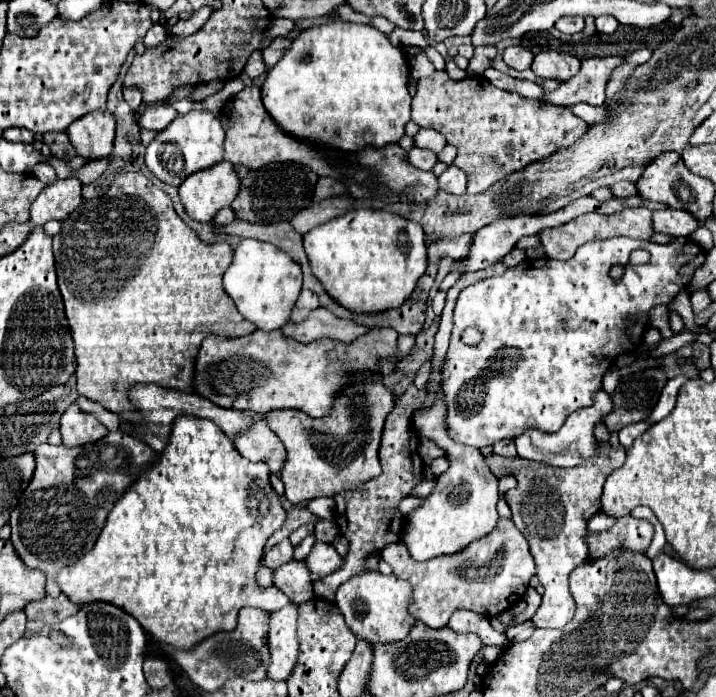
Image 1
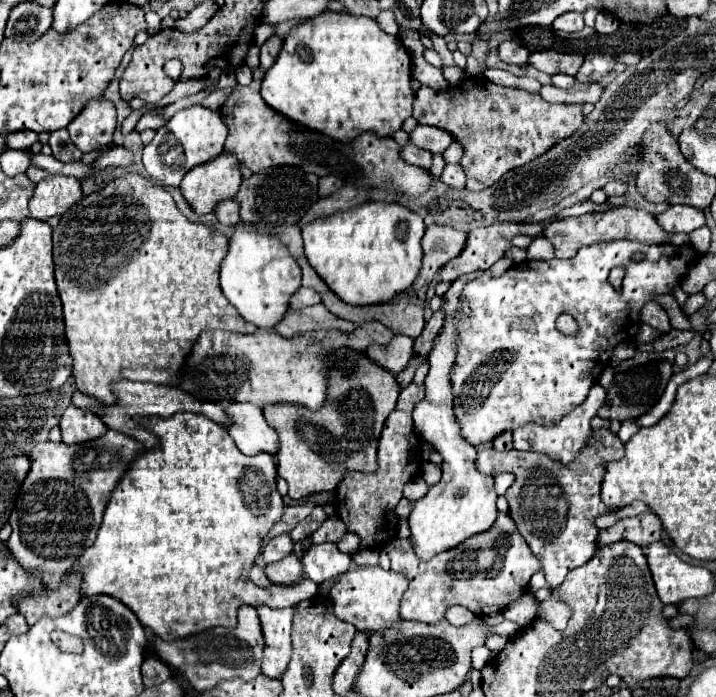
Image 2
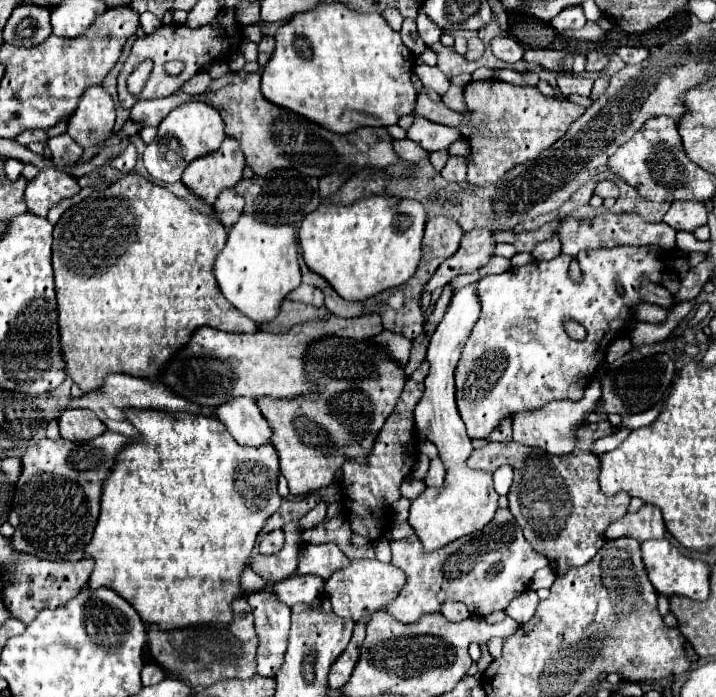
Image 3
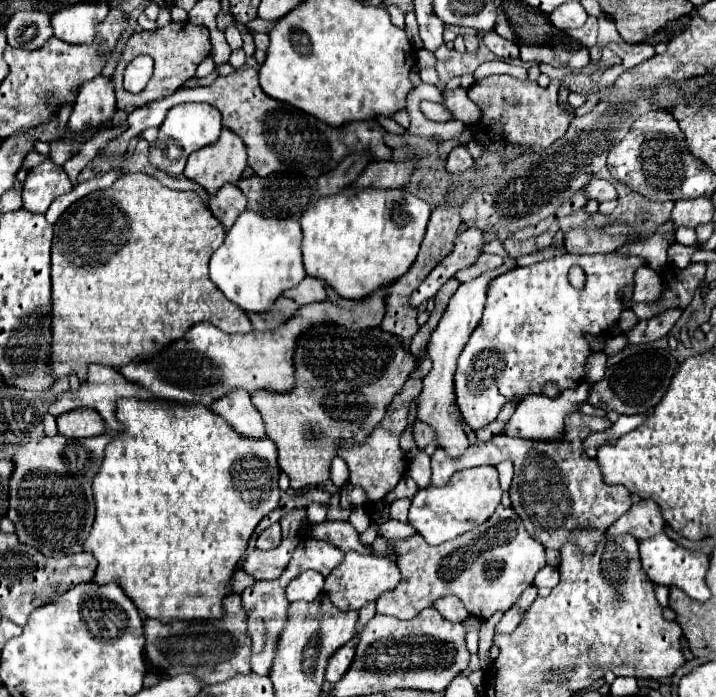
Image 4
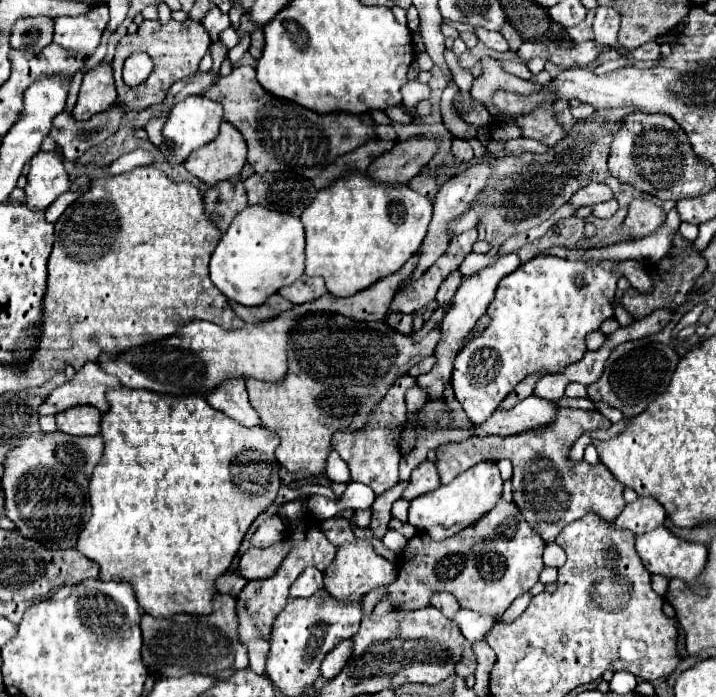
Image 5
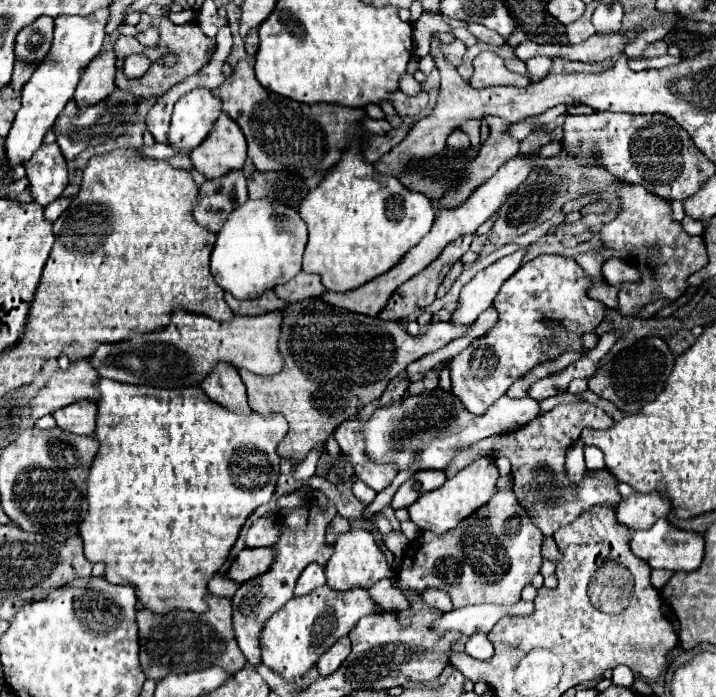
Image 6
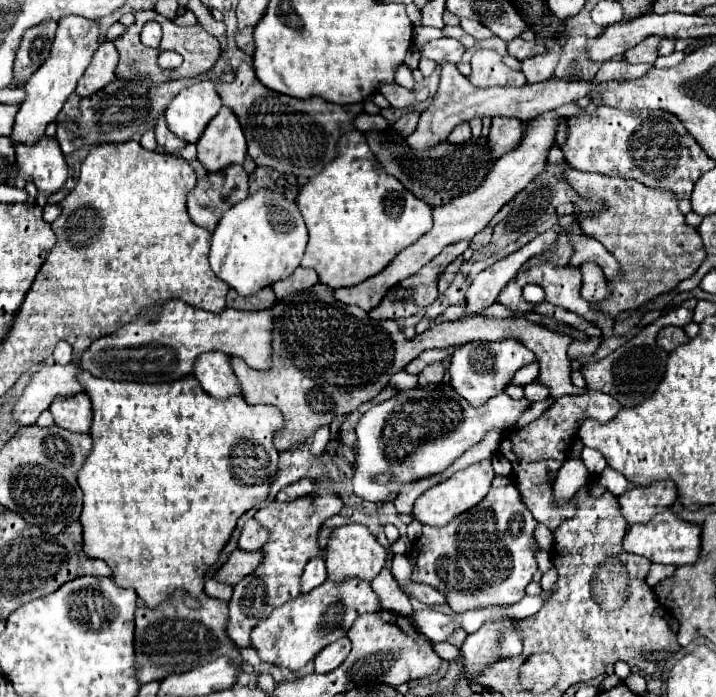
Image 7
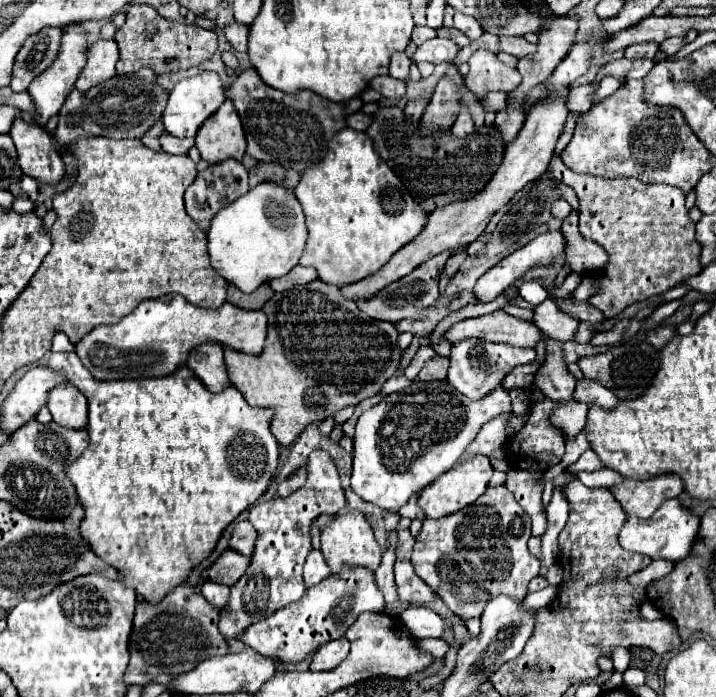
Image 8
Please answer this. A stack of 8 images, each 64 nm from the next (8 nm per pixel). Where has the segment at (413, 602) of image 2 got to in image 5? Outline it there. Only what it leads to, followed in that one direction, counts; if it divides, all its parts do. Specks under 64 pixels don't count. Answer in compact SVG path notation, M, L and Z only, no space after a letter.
M500 500L488 516L448 540L434 542L424 534L408 540L398 560L398 580L386 588L386 596L376 604L374 614L420 610L430 604L432 594L450 592L462 608L502 616L524 590L528 592L538 582L538 574L544 568L544 546L544 540L528 528L516 504Z

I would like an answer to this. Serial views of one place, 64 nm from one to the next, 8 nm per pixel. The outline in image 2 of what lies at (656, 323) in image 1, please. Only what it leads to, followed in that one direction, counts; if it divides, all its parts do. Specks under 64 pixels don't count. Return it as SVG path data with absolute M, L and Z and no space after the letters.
M646 304L642 308L642 322L656 328L660 334L668 334L672 330L668 314L664 312L664 308L660 304Z

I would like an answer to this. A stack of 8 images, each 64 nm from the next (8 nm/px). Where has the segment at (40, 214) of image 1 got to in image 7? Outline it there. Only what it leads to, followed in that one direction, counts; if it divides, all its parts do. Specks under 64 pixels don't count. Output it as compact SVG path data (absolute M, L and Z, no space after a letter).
M42 136L34 146L20 144L20 148L16 148L16 160L20 164L20 178L30 178L36 184L36 204L43 209L48 198L58 192L68 178L66 160L56 138Z

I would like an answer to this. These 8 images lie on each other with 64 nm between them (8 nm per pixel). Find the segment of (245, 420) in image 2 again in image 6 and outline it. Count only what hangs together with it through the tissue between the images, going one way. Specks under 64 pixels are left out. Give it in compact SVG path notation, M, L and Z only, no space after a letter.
M218 364L216 372L212 372L212 376L208 376L208 380L204 380L202 390L206 392L206 396L232 410L238 414L250 414L250 406L248 406L248 398L246 398L246 386L240 380L238 372L234 368L228 368L226 364Z

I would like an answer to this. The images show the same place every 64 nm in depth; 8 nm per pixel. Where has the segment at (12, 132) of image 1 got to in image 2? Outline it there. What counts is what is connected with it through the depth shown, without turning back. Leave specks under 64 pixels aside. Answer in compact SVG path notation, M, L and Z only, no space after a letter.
M18 130L18 132L12 132L10 136L6 136L6 144L10 148L20 148L20 150L30 148L36 140L38 140L38 134L32 130Z

